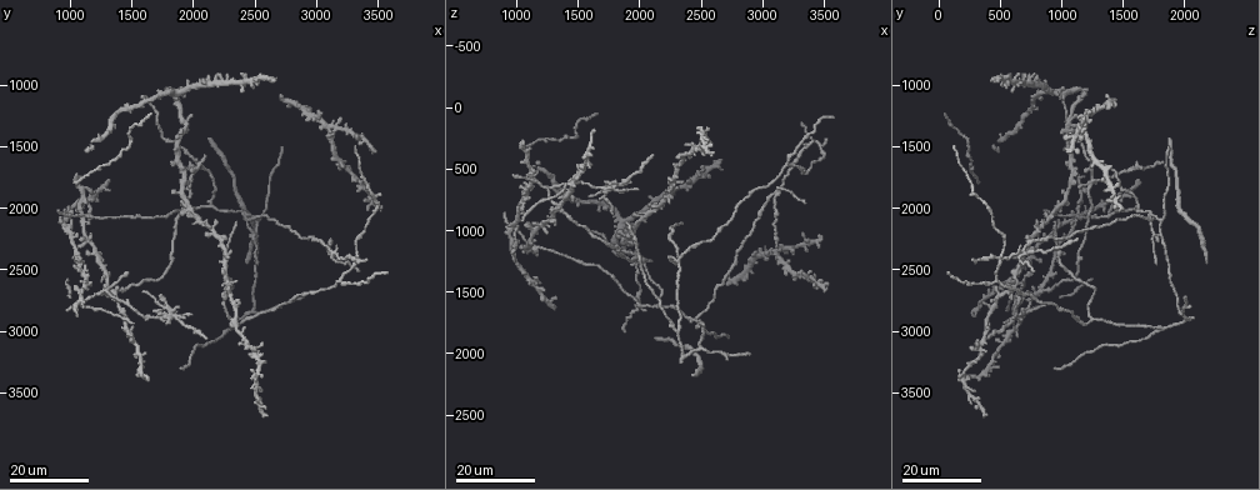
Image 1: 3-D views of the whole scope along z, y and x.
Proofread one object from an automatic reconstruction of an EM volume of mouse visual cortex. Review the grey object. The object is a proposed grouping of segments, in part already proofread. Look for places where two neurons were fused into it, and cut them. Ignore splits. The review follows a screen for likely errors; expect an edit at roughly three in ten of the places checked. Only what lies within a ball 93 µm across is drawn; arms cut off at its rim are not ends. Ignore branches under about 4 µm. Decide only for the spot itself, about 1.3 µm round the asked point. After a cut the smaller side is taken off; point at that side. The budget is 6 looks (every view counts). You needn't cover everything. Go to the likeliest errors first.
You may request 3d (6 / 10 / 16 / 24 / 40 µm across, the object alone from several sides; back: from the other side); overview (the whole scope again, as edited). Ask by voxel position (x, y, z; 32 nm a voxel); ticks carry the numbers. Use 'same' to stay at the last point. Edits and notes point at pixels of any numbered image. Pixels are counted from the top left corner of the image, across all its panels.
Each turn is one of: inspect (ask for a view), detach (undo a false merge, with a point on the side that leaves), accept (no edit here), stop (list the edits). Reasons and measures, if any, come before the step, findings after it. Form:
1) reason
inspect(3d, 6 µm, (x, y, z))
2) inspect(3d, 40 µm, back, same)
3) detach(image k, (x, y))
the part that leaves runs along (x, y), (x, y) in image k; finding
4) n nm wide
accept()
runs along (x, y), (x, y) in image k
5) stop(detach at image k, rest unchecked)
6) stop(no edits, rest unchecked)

four-way junction
inspect(3d, 16 µm, (1340, 2720, 780))

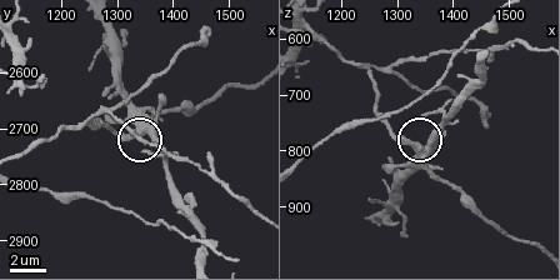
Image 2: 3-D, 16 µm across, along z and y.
zoom in
inspect(3d, 6 µm, (1350, 2705, 795))

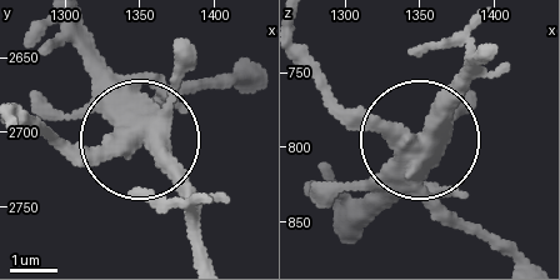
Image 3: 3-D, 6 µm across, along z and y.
4 arms
detach(image 3, (68, 153))
the part that leaves runs along (129, 126), (233, 83) in image 3; two neurons meet here

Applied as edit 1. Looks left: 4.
inspect(overview)

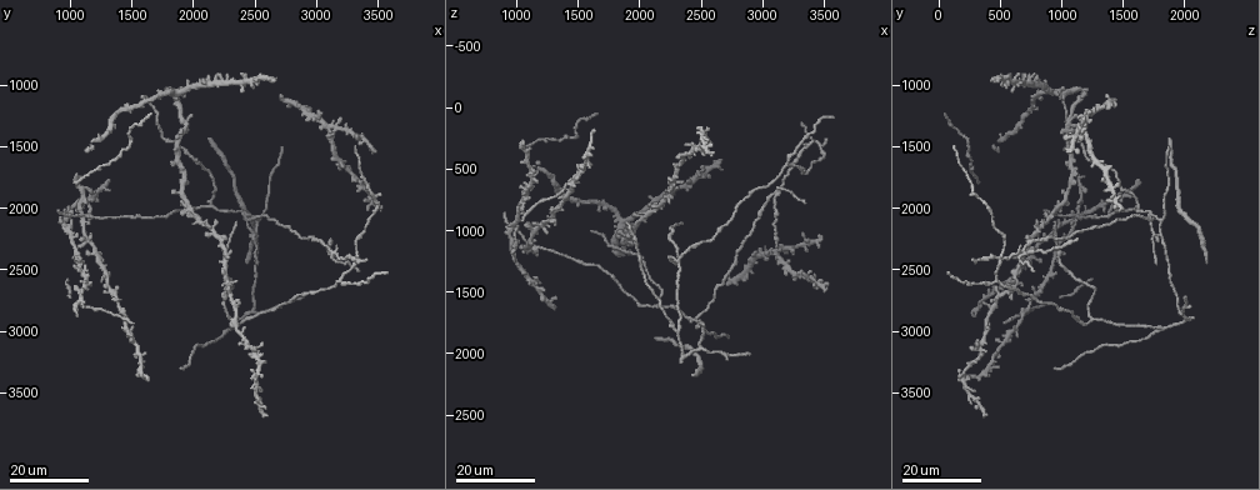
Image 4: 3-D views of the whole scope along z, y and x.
inspect(3d, 16 µm, (1380, 2880, 660))

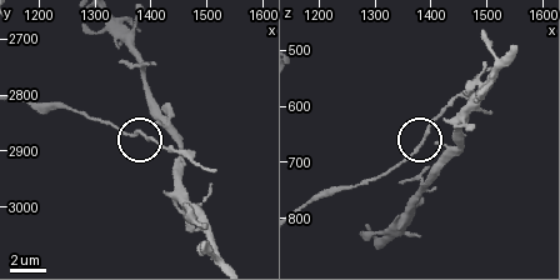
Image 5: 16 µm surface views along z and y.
inspect(3d, 10 µm, (1380, 2865, 665))

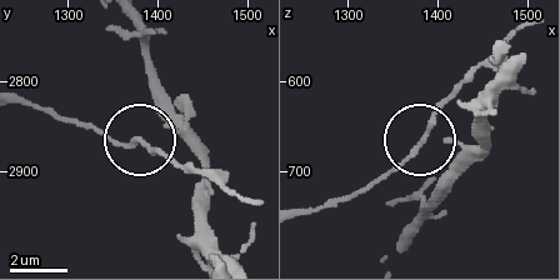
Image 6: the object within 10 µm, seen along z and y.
side arm 7 µm
accept()
continuous, no second neuron

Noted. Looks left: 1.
stop(detach at image 3, rest unchecked)

